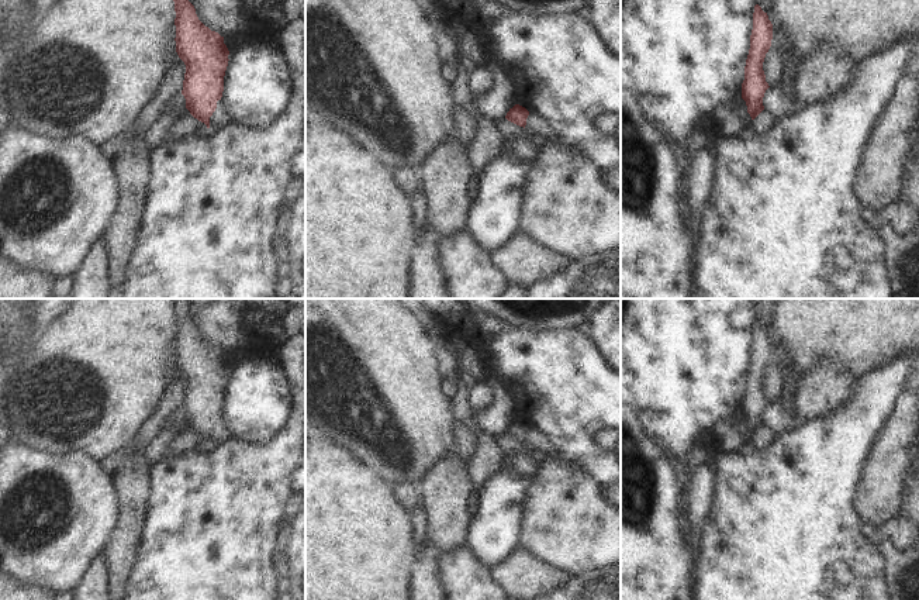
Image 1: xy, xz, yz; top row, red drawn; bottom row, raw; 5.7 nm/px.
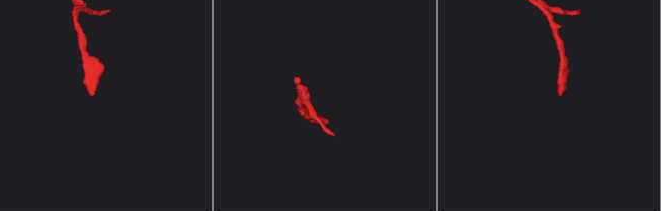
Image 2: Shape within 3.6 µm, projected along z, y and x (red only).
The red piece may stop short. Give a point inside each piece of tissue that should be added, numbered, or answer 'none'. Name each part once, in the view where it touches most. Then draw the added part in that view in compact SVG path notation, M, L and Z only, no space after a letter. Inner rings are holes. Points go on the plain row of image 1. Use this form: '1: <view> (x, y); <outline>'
none

